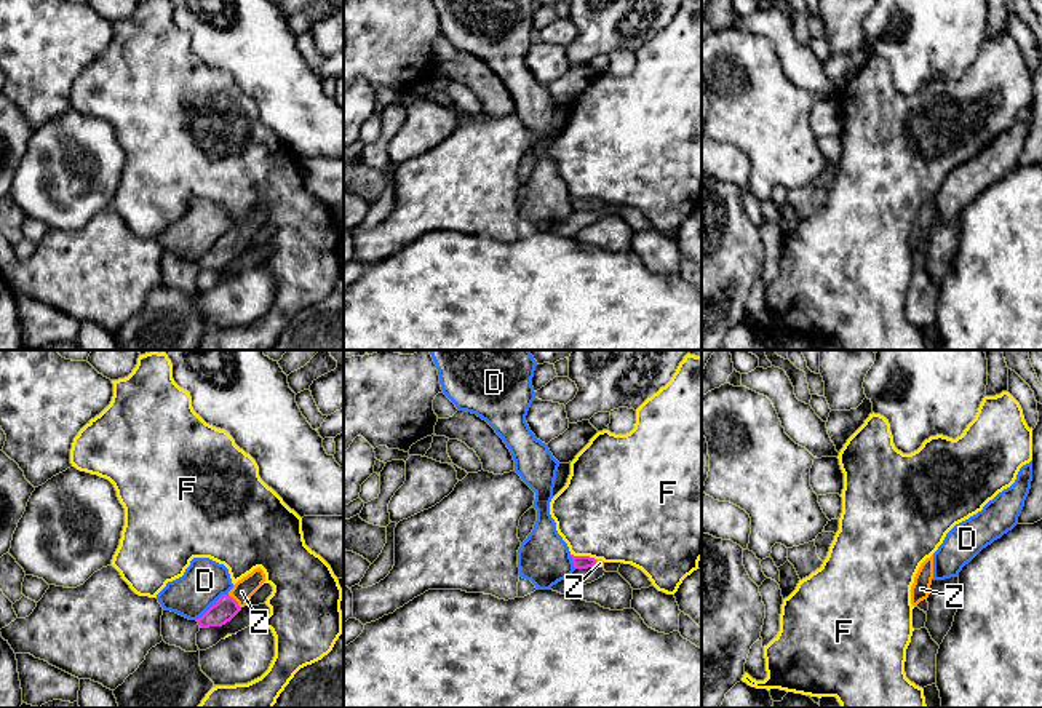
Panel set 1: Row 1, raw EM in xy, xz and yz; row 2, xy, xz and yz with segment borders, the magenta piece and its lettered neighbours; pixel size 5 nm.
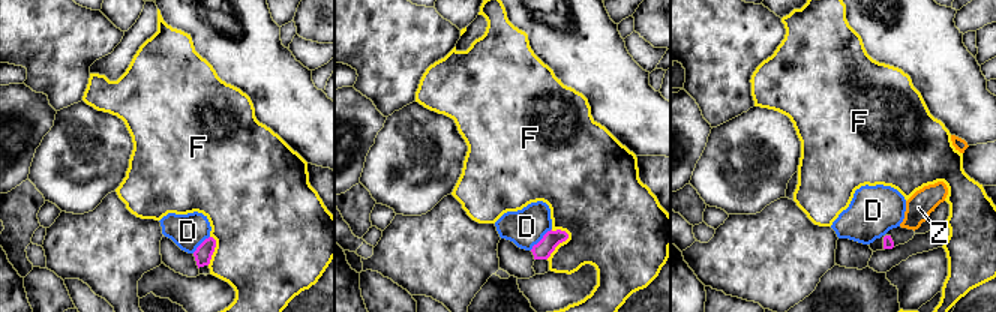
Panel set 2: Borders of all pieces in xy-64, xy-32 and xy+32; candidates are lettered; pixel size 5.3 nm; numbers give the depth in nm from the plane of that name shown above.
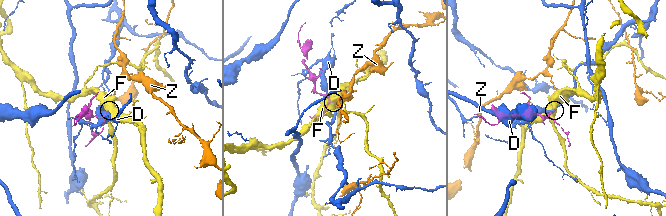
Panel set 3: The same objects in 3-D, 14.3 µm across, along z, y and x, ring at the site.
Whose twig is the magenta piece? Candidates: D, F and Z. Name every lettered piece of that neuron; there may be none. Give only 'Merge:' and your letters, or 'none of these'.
Merge: Z

